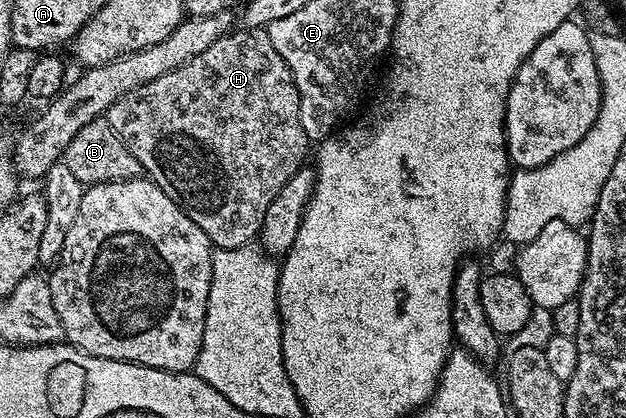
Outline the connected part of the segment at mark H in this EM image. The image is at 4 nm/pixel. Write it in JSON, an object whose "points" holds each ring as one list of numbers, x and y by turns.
{"points":[[245,28,240,30,241,32,237,31,230,31,219,37,214,44,207,46,207,50,203,50,203,54,199,54,183,66,163,74,163,78,155,78,150,84,144,84,123,94,123,98,114,102,107,113,109,124,115,130,115,134,119,134,123,146,127,146,127,150,131,154,135,154,142,173,158,184,167,194,167,198,171,198,171,202,175,202,182,208,187,214,187,218,191,218,191,222,195,222,195,226,199,226,199,230,203,230,203,234,207,234,214,249,242,248,245,244,253,244,258,239,263,226,267,206,271,206,275,194,279,194,279,190,283,190,287,178,291,178,291,174,300,170,306,163,305,155,308,152,310,155,311,152,311,142,303,130,303,122,299,122,299,90,295,86,287,62,283,62,283,58,279,58,279,54,275,50,275,46,271,46,271,38,266,29]]}

